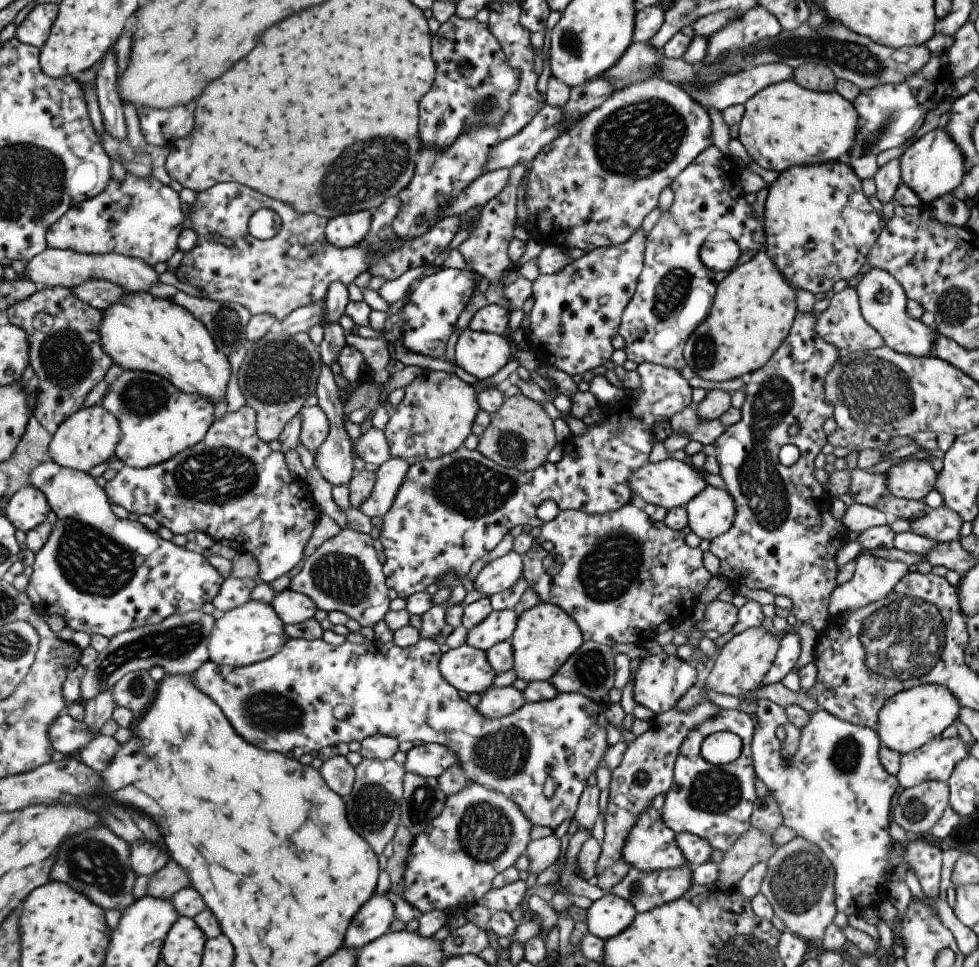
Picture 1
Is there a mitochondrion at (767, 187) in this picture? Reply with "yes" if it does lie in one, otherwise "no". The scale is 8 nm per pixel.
no

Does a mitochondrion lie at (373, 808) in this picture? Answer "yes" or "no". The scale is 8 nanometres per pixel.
yes

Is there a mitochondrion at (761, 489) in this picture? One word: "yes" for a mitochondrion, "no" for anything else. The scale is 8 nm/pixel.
yes

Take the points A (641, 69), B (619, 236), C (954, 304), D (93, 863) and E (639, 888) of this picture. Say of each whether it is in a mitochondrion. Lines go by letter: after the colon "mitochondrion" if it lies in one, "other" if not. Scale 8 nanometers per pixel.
A: mitochondrion
B: other
C: mitochondrion
D: mitochondrion
E: mitochondrion

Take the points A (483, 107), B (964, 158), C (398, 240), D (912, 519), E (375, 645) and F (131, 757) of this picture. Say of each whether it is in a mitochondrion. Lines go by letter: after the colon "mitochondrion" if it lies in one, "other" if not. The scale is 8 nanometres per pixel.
A: mitochondrion
B: other
C: other
D: other
E: other
F: other

